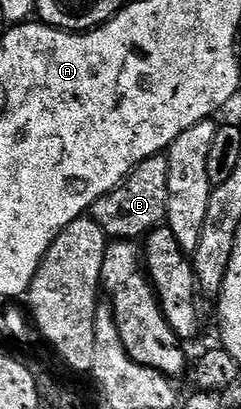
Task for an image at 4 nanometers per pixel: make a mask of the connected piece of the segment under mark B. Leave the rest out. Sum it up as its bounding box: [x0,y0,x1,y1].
[91,153,169,240]

